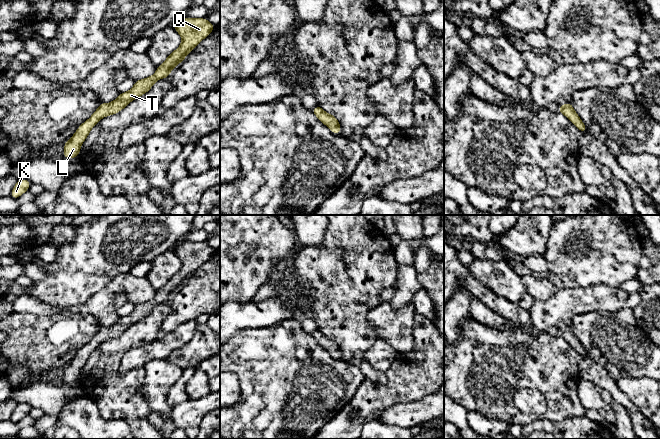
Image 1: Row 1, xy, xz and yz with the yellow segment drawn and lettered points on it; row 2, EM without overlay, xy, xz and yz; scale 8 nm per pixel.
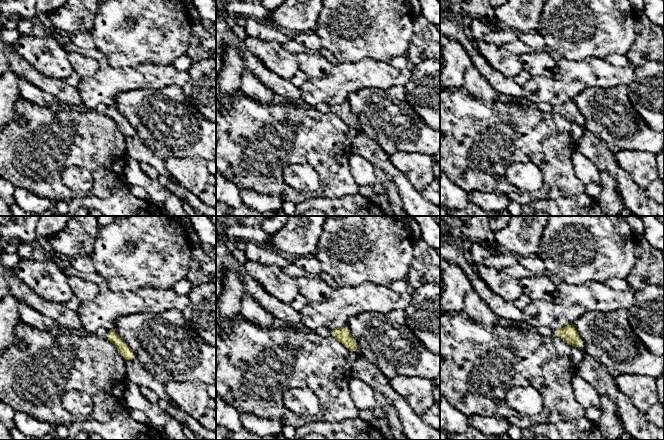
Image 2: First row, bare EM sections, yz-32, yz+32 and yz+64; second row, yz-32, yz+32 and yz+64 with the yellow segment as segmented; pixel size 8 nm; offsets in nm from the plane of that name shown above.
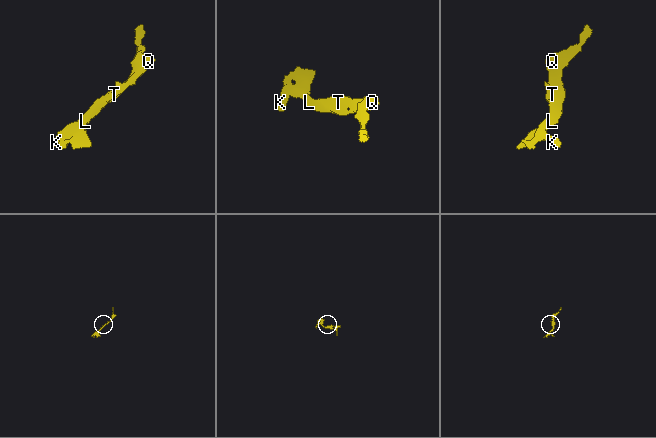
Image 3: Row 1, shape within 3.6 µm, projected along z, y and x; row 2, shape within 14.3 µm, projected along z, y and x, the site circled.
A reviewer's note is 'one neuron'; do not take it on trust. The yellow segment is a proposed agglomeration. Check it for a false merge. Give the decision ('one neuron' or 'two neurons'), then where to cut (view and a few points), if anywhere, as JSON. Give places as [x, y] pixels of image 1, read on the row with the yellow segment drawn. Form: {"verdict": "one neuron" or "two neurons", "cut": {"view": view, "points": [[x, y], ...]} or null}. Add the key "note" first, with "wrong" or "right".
{"note": "right", "verdict": "one neuron", "cut": null}

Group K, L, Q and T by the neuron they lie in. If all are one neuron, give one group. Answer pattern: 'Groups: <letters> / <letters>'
Groups: K L Q T

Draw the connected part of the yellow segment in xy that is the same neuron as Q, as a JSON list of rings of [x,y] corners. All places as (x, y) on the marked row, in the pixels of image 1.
[[[186,17],[172,26],[181,36],[182,42],[165,61],[159,65],[156,72],[144,79],[136,80],[134,86],[127,92],[120,93],[118,98],[110,103],[100,103],[89,119],[83,122],[73,136],[64,143],[63,157],[67,159],[79,156],[81,146],[92,128],[103,118],[117,114],[130,102],[147,93],[155,82],[168,78],[175,66],[180,64],[186,56],[211,32],[215,26],[206,18]]]

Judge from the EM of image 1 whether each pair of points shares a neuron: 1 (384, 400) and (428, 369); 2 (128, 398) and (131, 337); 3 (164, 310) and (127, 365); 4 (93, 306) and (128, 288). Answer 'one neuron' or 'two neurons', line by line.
1: one neuron
2: one neuron
3: two neurons
4: one neuron

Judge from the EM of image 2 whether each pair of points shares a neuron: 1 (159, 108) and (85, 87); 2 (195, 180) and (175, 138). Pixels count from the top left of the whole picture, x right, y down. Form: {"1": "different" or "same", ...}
{"1": "different", "2": "different"}

